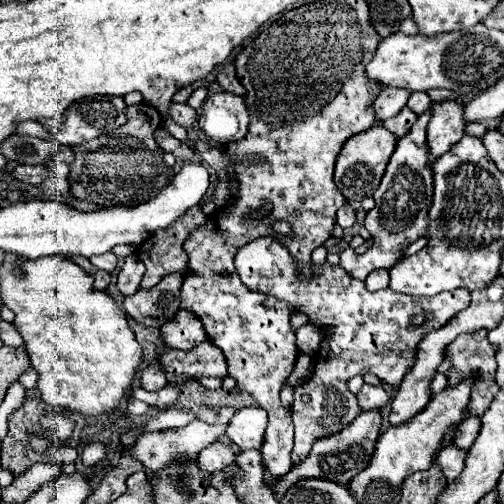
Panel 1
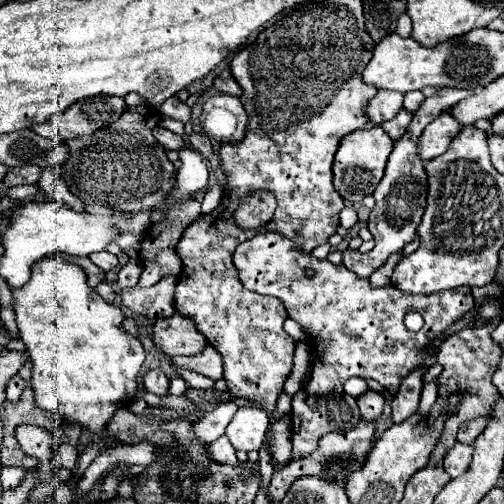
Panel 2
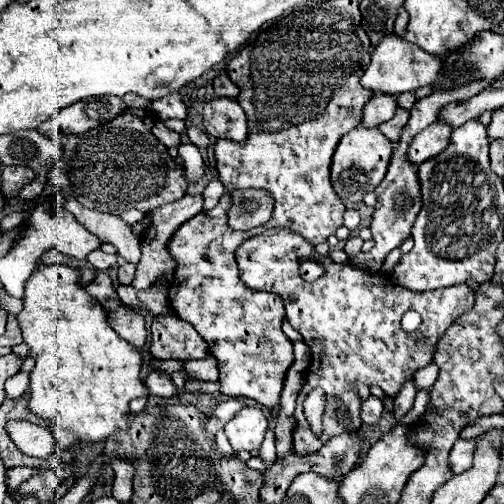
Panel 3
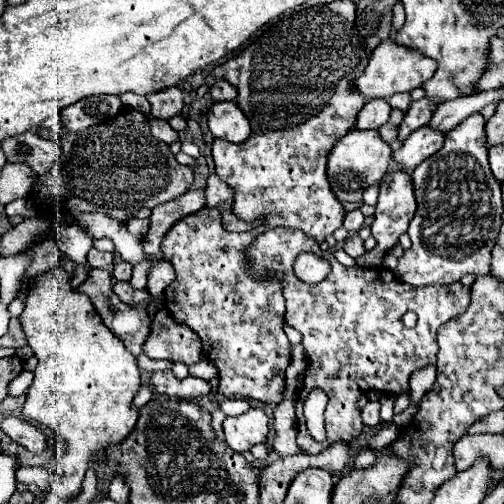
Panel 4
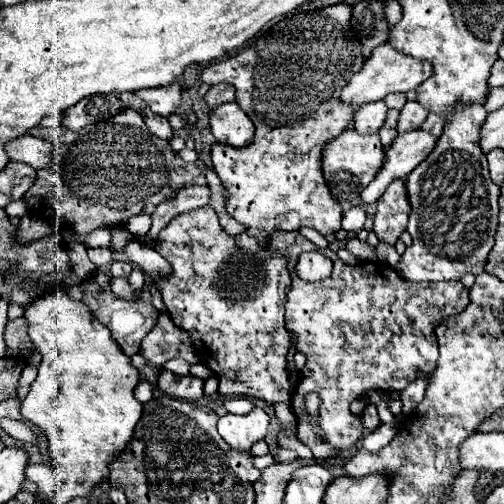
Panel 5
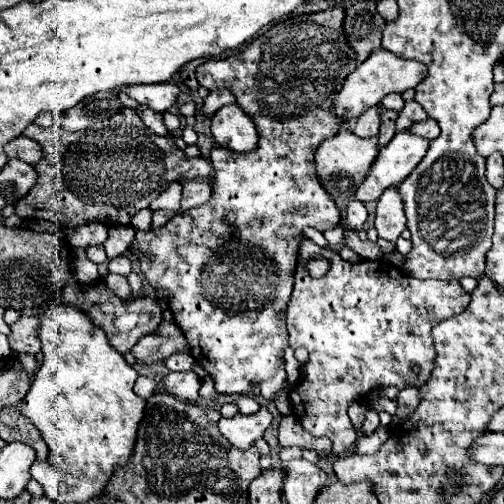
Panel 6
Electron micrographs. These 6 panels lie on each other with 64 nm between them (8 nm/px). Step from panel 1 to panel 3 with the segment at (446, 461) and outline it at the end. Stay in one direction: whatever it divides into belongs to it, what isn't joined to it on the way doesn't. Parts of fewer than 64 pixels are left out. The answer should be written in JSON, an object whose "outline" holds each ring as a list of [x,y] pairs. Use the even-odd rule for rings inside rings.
{"outline":[[[456,440],[456,444],[450,450],[448,464],[454,474],[462,474],[468,466],[472,466],[472,454],[476,448],[476,440]]]}

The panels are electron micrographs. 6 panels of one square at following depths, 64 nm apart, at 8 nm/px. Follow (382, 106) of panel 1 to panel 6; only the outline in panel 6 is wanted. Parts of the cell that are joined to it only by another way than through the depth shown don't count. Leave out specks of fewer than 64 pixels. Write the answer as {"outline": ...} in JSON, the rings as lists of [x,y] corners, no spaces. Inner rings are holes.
{"outline":[[[368,108],[368,112],[362,112],[362,116],[358,116],[354,134],[360,138],[370,138],[376,136],[380,128],[380,108]]]}

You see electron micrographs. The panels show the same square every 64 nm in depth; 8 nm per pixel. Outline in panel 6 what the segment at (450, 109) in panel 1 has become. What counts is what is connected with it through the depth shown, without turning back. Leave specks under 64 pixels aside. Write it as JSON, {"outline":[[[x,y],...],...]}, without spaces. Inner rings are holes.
{"outline":[[[398,132],[386,146],[380,148],[372,172],[356,190],[356,200],[372,202],[382,196],[388,186],[398,186],[424,158],[430,140],[412,132]]]}

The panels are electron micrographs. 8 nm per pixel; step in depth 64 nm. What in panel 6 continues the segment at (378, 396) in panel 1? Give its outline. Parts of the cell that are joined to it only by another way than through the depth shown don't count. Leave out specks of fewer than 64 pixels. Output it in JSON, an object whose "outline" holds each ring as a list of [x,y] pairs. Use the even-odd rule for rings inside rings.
{"outline":[[[368,408],[368,412],[366,412],[366,420],[364,420],[364,424],[362,424],[364,434],[366,434],[366,436],[368,436],[368,434],[372,434],[378,426],[380,426],[378,412],[376,412],[376,410],[372,410],[372,408]]]}

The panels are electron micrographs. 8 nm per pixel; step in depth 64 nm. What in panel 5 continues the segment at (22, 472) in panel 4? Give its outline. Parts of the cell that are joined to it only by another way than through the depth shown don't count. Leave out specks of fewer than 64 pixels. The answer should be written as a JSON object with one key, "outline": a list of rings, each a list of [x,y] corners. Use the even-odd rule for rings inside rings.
{"outline":[[[30,464],[26,468],[26,480],[34,482],[38,486],[40,494],[44,494],[48,498],[54,496],[54,492],[56,492],[56,480],[54,480],[54,474],[52,474],[52,468],[46,466],[46,464],[42,464],[42,466]]]}

